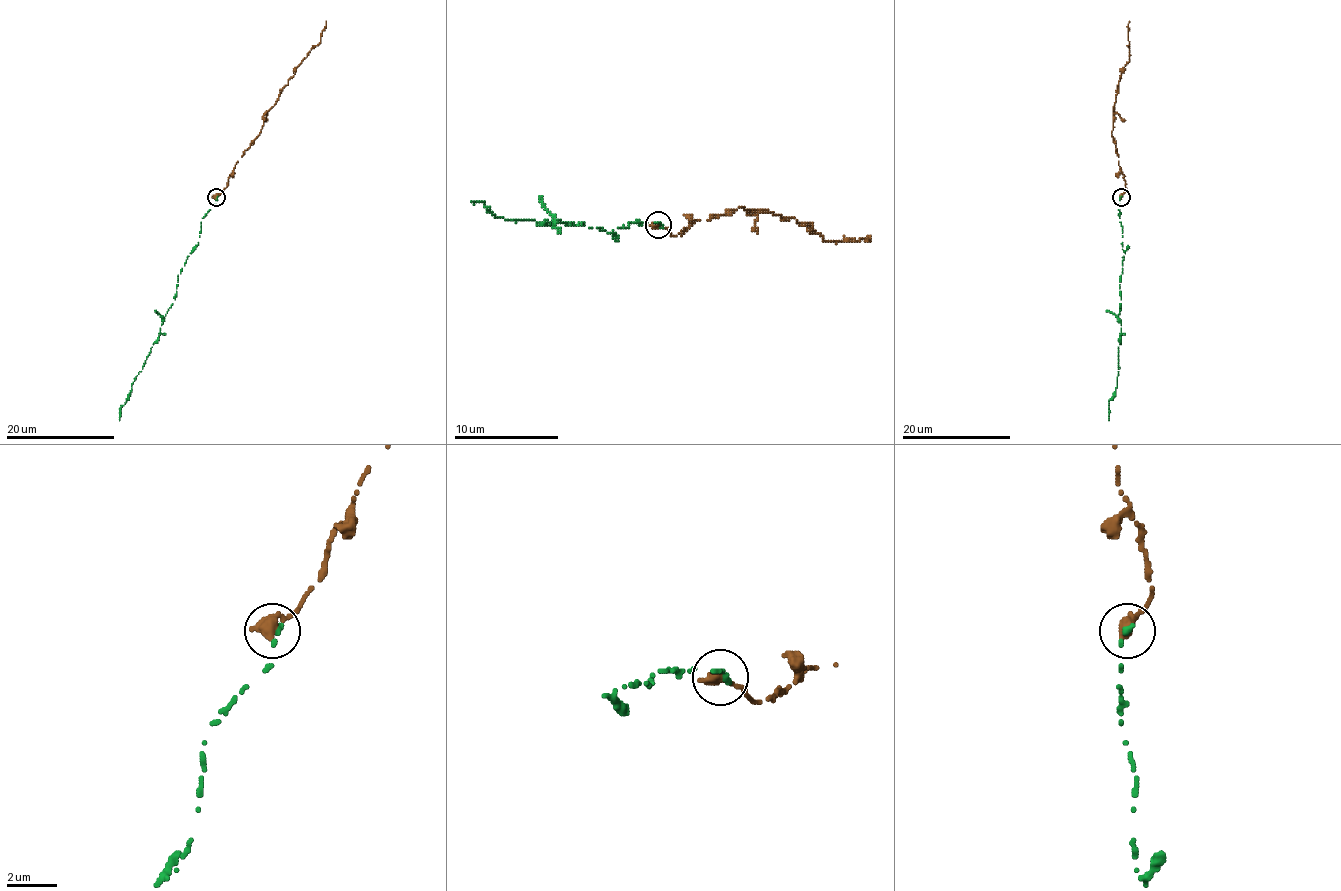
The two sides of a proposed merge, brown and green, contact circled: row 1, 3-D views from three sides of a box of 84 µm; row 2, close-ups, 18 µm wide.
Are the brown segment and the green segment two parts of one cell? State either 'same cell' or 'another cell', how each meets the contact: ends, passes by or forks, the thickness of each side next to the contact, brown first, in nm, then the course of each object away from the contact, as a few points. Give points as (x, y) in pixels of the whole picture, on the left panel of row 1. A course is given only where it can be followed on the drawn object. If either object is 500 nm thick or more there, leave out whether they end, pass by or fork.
same cell; 500 nm thick on the brown side, 240 nm on the other; brown runs (216, 197), (225, 188), (235, 165), (261, 131), (263, 115), (273, 106), (294, 70), (320, 41), (326, 21); green runs (217, 197), (202, 218), (198, 245), (178, 275), (176, 295), (159, 339), (121, 408), (119, 420)

